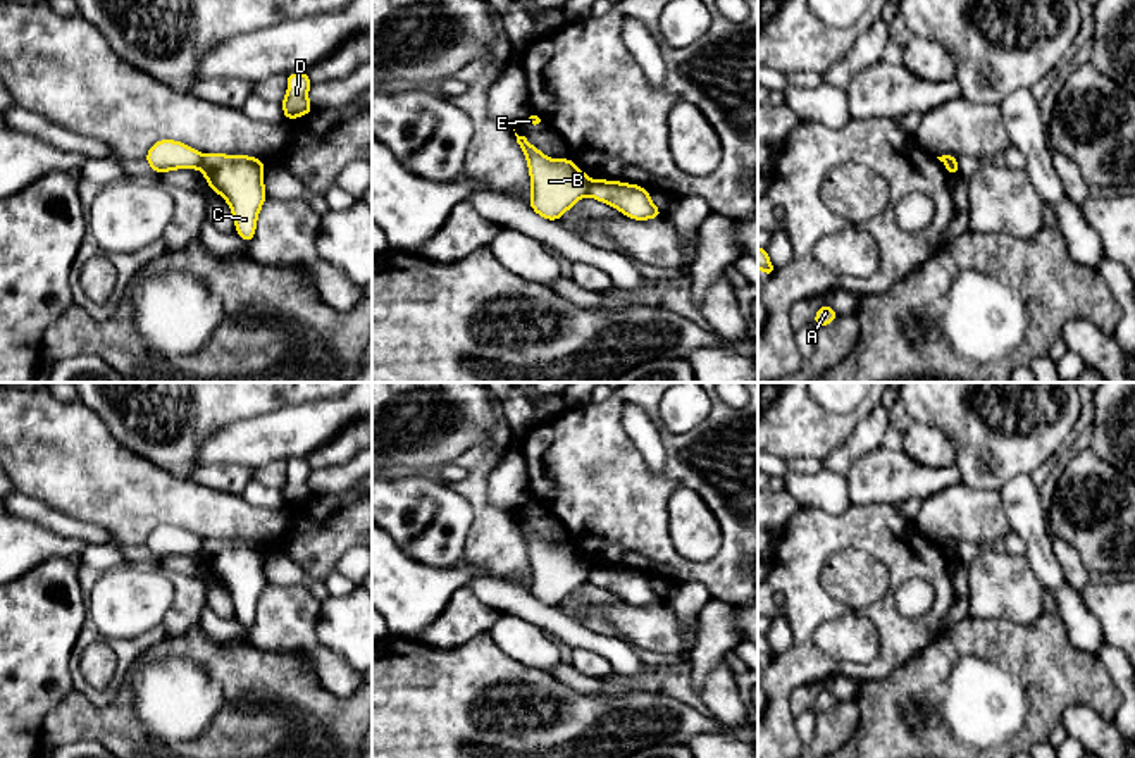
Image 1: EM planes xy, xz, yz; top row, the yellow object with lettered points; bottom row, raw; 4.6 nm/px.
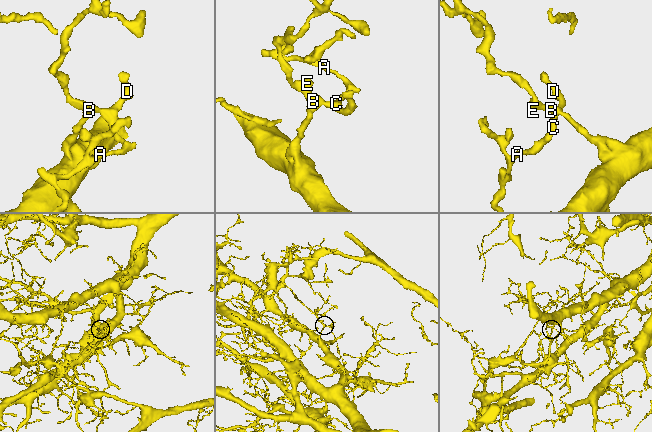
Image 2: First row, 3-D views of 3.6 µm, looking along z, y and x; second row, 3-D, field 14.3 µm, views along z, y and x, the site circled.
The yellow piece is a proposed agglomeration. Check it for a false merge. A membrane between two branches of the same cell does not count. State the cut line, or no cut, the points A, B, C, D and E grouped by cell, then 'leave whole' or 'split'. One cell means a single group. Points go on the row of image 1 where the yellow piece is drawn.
xy (204, 155), (200, 167) | A C D / B E | split

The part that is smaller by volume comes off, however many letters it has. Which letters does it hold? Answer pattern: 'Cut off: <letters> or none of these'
Cut off: A, C, D

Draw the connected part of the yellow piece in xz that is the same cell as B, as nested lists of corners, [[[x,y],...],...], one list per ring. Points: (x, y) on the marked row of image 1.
[[[517,136],[530,174],[529,205],[536,214],[548,221],[558,221],[584,195],[587,195],[592,179],[584,174],[568,157],[553,160],[532,146],[525,136]]]

